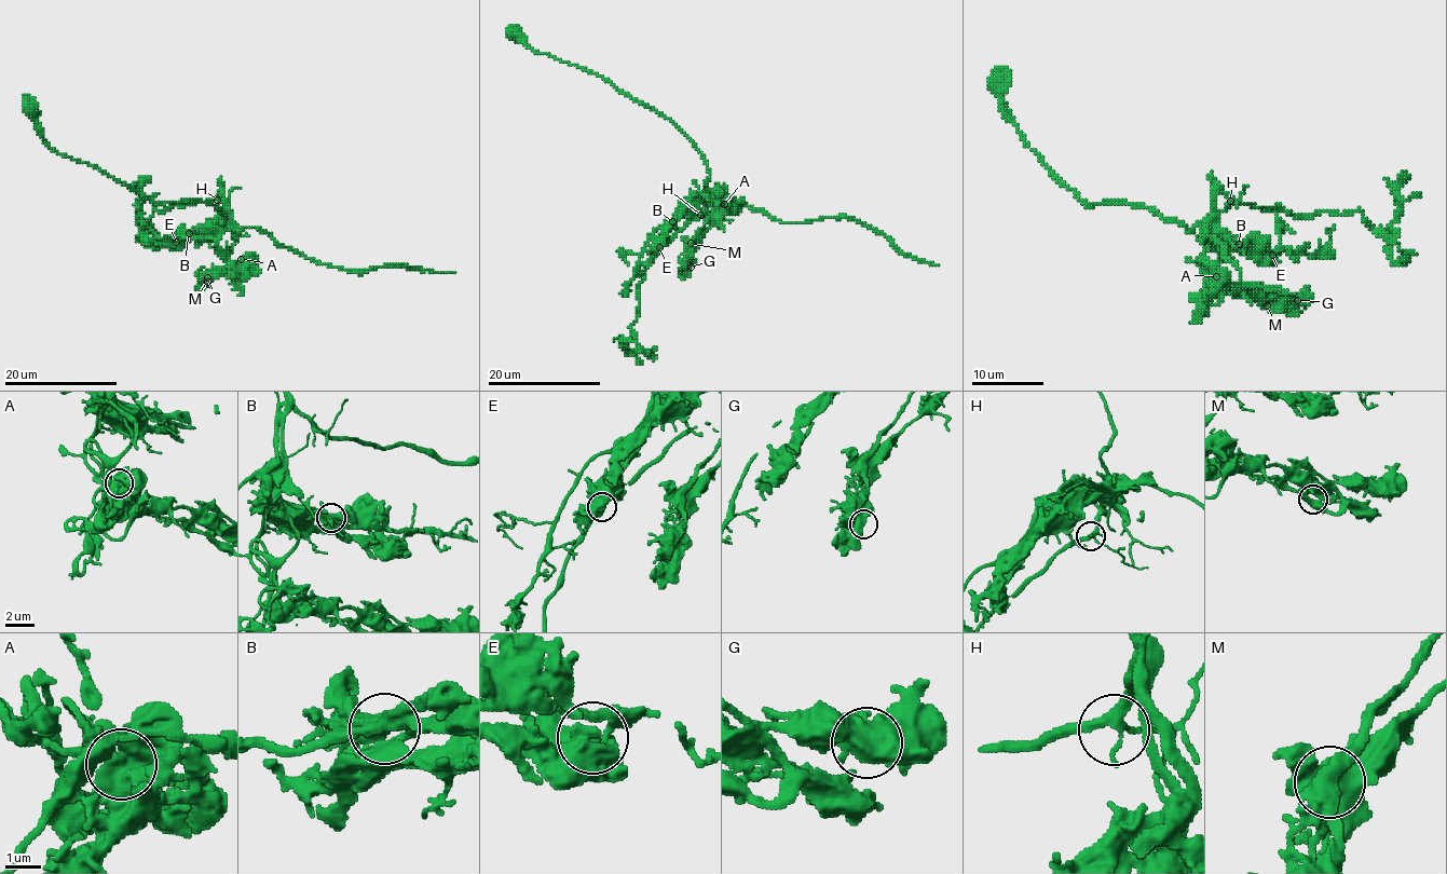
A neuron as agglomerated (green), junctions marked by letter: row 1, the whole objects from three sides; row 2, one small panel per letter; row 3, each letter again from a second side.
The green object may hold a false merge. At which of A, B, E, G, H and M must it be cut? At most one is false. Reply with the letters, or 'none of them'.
B

